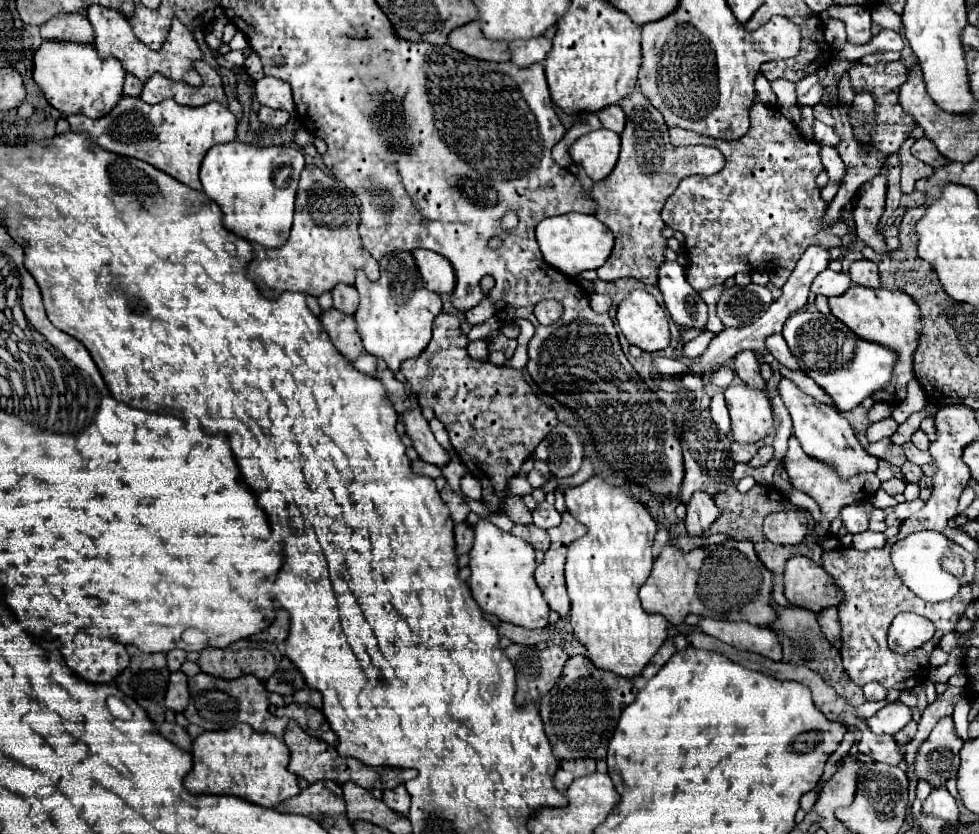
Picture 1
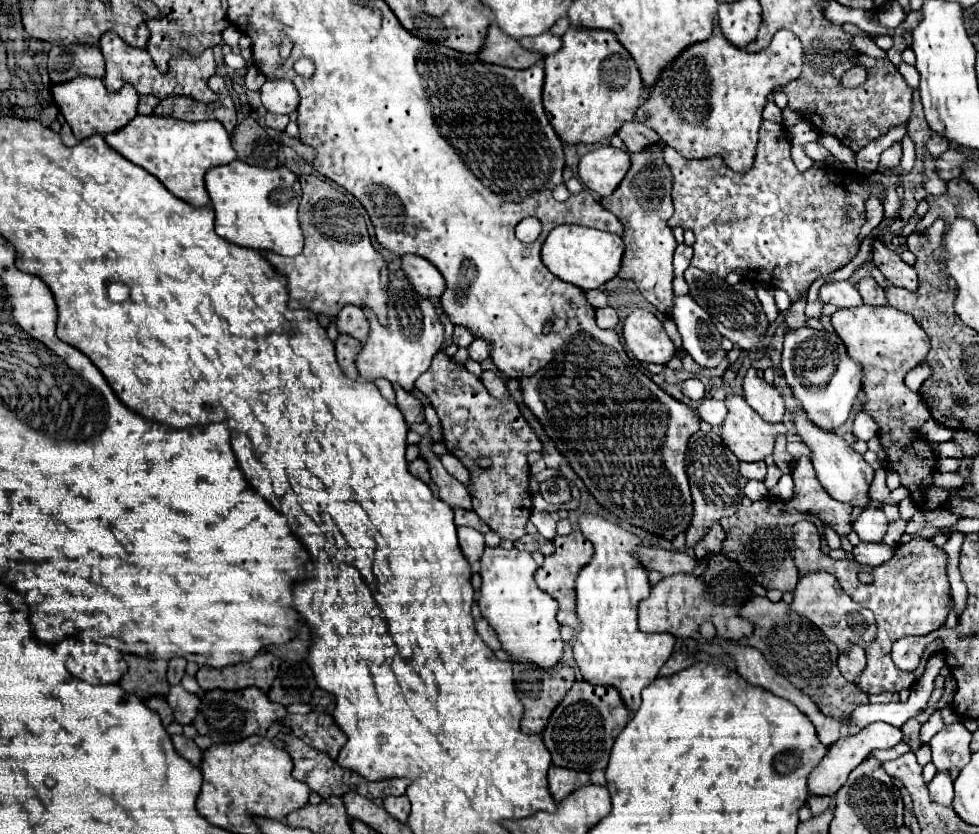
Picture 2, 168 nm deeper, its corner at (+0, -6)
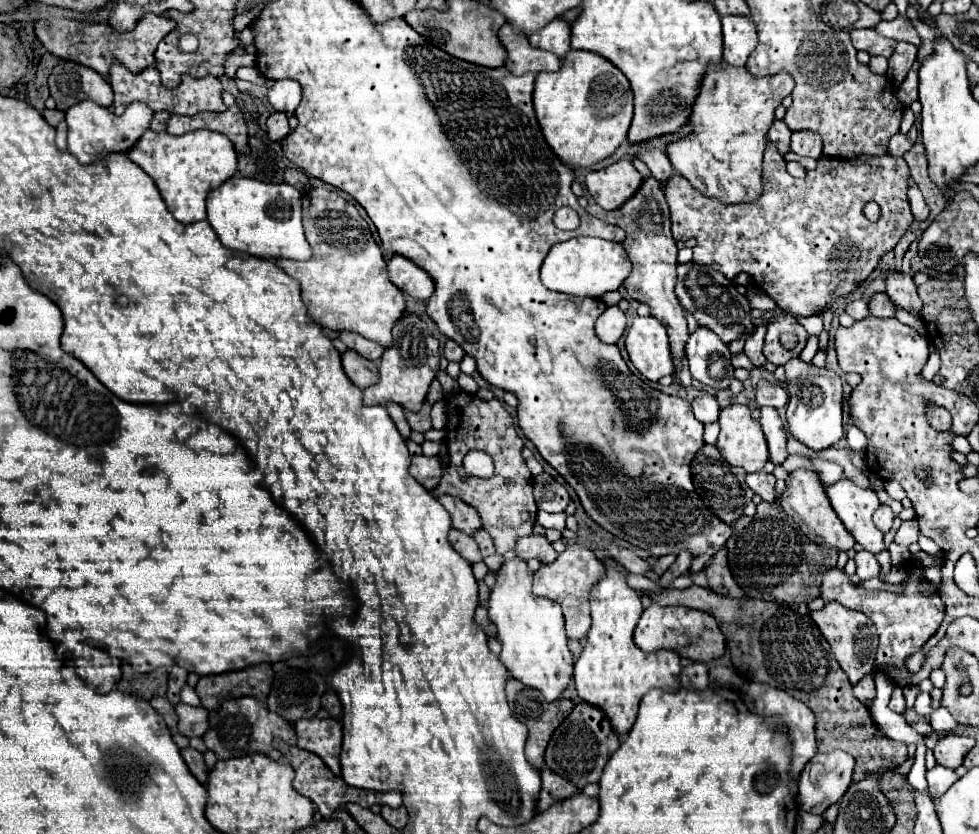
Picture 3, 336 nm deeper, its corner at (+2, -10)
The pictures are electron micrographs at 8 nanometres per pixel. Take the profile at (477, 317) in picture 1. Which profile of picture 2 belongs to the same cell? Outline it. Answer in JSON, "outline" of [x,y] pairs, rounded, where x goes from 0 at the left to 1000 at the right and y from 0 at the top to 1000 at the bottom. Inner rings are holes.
{"outline":[[[466,391],[464,393],[464,412],[468,412],[468,415],[480,415],[482,410],[484,410],[484,398],[480,396],[480,393],[476,393],[476,391]]]}

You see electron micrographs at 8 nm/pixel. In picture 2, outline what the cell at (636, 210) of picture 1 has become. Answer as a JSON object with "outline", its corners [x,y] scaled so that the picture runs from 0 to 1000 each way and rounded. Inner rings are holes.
{"outline":[[[668,173],[656,182],[644,185],[644,204],[639,206],[633,223],[625,230],[623,237],[615,237],[615,247],[625,254],[637,271],[637,307],[631,331],[646,336],[658,357],[668,365],[676,376],[682,376],[686,369],[686,305],[691,297],[691,288],[686,283],[686,273],[682,271],[682,261],[686,259],[686,204],[678,194],[678,173]]]}

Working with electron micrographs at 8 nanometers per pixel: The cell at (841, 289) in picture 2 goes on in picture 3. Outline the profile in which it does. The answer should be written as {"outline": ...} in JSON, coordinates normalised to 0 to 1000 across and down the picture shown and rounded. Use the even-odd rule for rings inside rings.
{"outline":[[[872,360],[864,367],[864,376],[868,376],[874,384],[883,384],[889,379],[889,372],[887,372],[887,365],[883,360]]]}

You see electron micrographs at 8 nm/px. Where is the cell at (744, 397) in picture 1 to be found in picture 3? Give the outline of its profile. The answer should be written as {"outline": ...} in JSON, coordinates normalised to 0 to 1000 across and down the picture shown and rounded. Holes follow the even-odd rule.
{"outline":[[[746,484],[744,489],[735,494],[735,523],[733,523],[731,537],[746,559],[756,559],[762,566],[774,566],[784,554],[784,537],[782,537],[780,518],[774,504],[766,499],[766,489],[758,484]]]}

